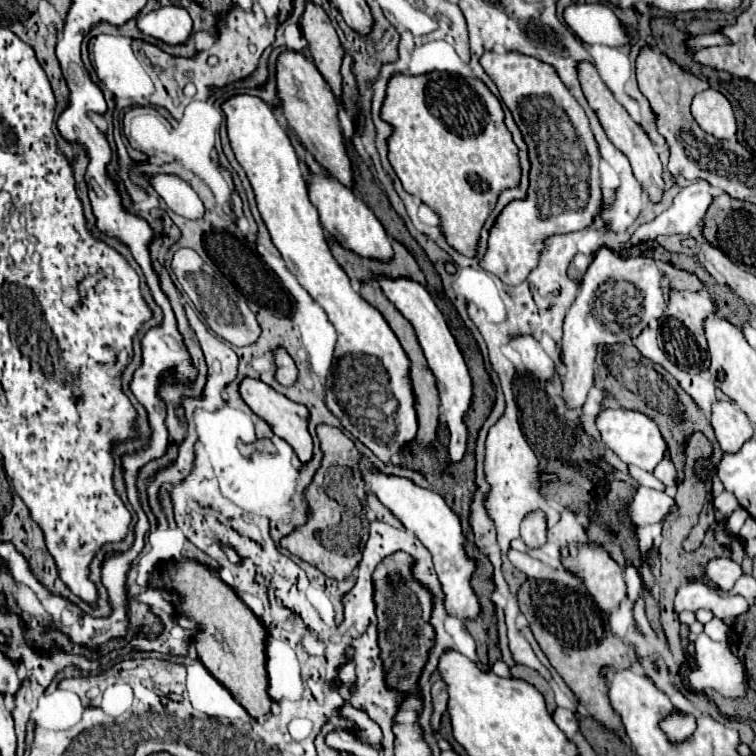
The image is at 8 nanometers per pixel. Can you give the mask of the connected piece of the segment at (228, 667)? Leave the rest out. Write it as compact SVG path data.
M179 562L179 566L167 566L163 568L163 580L167 582L167 590L175 590L181 594L181 616L191 620L197 628L197 638L193 646L197 648L199 660L207 666L207 670L233 694L233 698L253 716L265 716L271 712L271 696L267 692L269 680L267 680L267 654L265 654L265 638L267 630L263 622L243 604L243 600L229 588L215 570L207 568L201 562Z

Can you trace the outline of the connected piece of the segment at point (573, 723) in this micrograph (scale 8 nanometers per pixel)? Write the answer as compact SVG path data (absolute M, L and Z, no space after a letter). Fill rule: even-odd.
M557 708L555 714L553 714L553 720L555 720L555 724L557 724L569 738L573 738L573 736L577 734L577 730L579 730L579 722L577 722L573 710Z

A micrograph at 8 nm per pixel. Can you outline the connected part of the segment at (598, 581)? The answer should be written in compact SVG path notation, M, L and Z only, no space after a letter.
M581 546L575 560L563 558L563 564L583 578L585 588L597 600L601 610L609 614L627 596L623 570L619 564L599 546Z

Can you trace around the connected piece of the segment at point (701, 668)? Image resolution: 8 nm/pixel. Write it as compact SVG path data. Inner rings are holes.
M699 634L695 652L695 668L689 672L695 690L713 688L731 698L745 694L745 666L727 642L715 642L707 634Z

